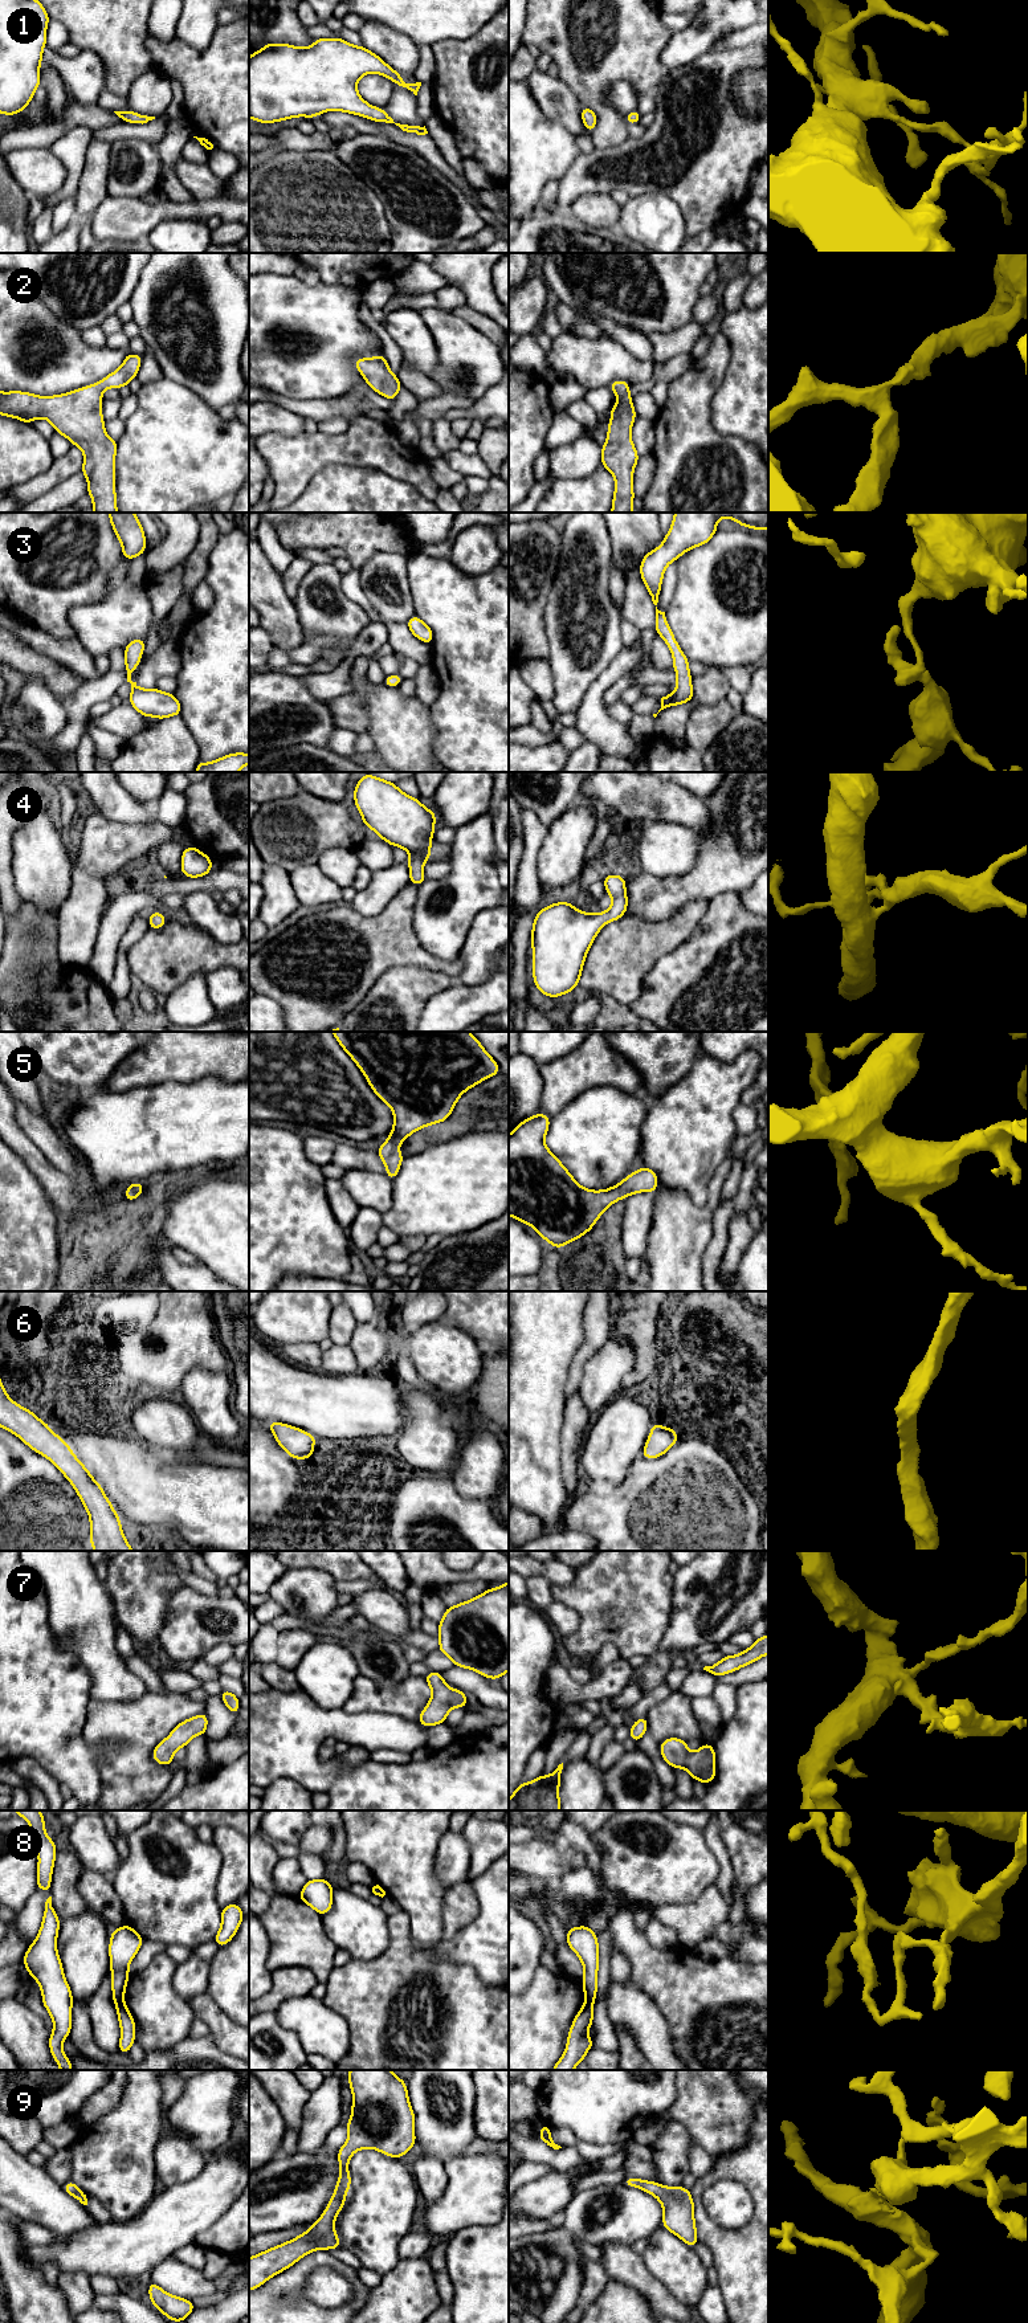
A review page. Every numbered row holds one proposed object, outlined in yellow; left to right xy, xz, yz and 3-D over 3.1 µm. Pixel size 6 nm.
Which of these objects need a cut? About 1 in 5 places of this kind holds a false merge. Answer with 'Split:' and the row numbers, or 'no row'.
Split: 8

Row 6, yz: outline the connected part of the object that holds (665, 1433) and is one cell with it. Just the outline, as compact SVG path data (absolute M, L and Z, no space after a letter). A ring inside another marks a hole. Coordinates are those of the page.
M654 1422L641 1456L648 1459L658 1458L674 1446L677 1440L674 1428L664 1428L660 1422Z

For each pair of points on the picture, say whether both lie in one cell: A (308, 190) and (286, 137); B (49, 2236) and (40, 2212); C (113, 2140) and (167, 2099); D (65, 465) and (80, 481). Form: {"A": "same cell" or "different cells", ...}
{"A": "different cells", "B": "different cells", "C": "different cells", "D": "different cells"}

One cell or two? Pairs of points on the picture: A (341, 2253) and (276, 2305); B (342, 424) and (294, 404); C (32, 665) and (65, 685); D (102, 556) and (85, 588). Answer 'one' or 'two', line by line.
A: two
B: two
C: one
D: one

